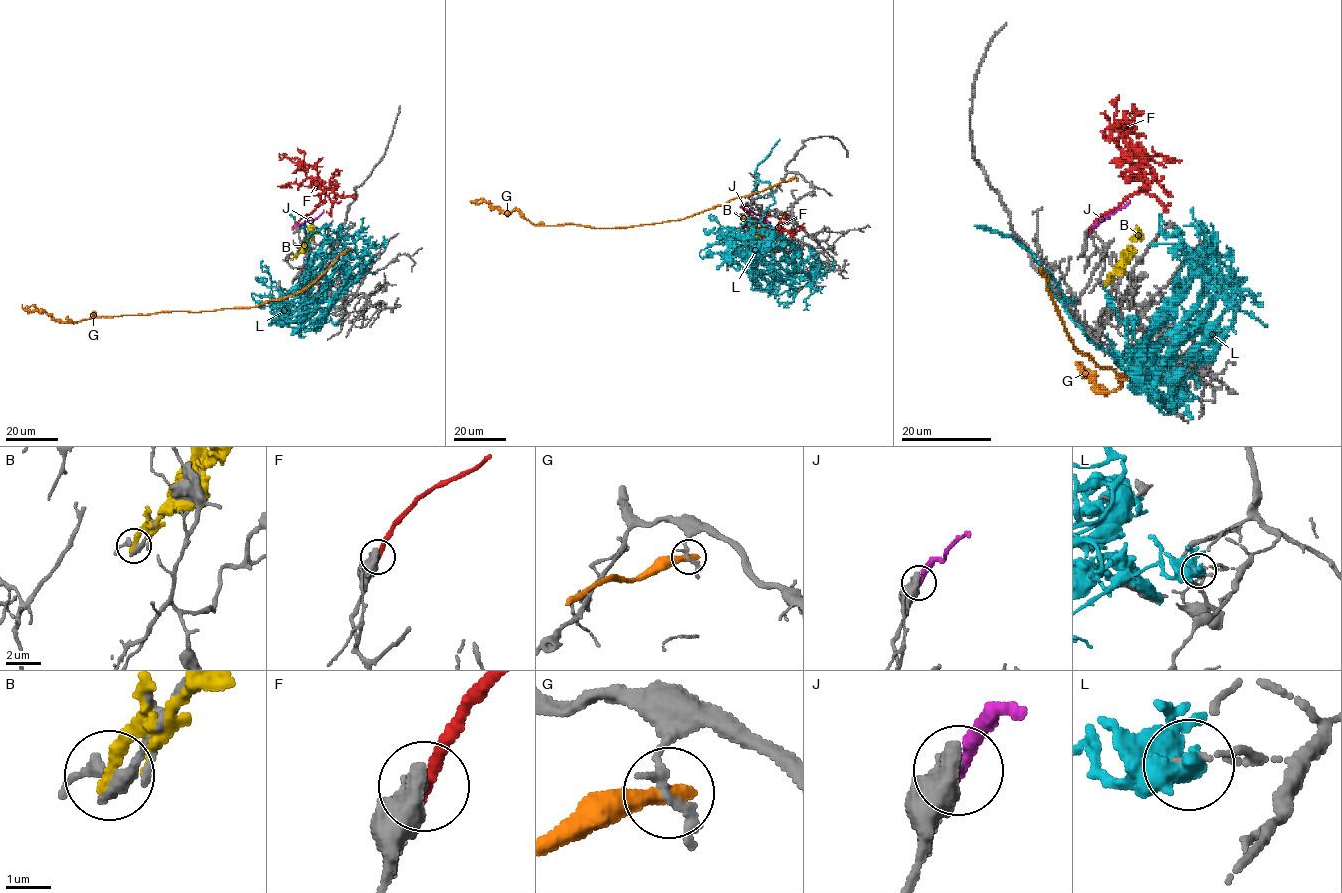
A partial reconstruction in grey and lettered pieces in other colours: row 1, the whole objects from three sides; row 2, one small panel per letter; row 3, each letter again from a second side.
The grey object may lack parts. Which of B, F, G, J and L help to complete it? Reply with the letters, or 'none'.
none

